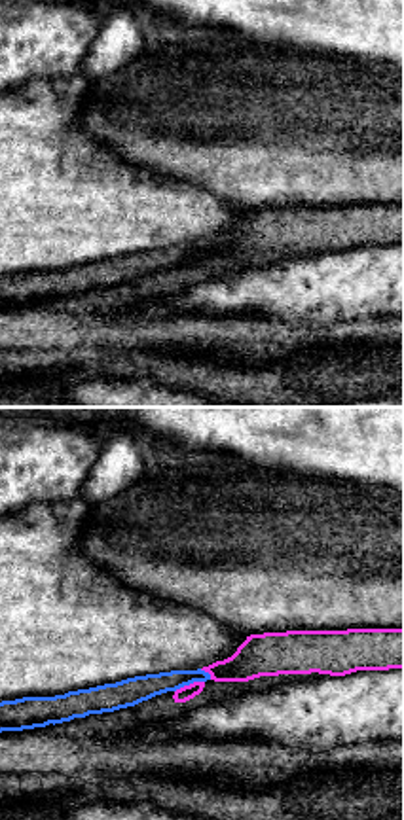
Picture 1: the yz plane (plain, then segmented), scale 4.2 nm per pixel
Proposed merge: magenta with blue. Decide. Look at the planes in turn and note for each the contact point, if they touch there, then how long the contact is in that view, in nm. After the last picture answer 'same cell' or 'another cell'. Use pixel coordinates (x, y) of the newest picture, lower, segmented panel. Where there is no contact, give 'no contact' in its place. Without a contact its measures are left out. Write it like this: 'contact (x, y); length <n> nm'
contact (190, 684); length 140 nm

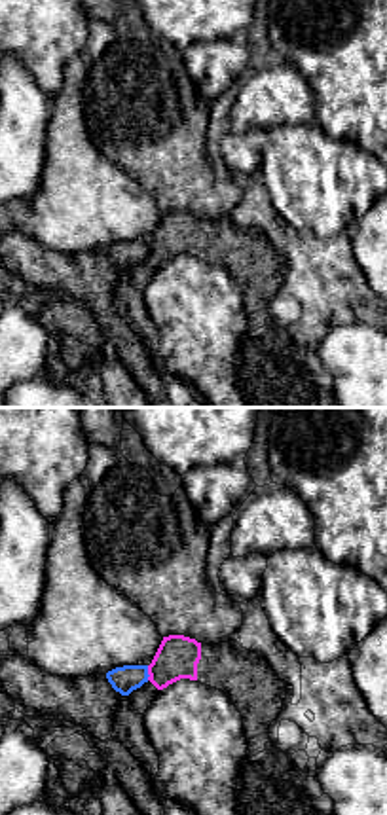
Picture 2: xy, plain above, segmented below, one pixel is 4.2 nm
contact (148, 673); length 60 nm

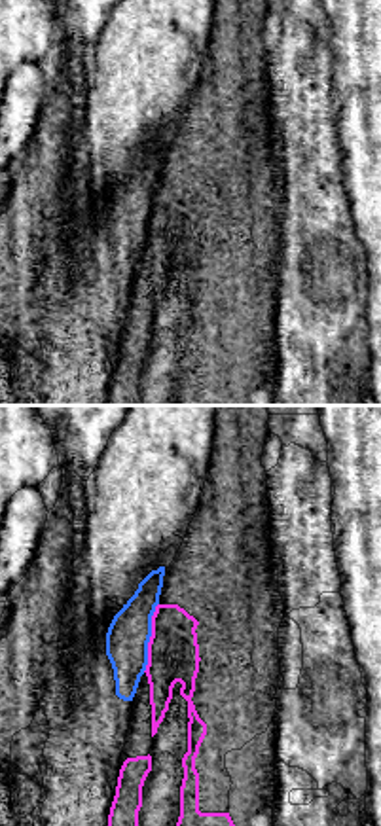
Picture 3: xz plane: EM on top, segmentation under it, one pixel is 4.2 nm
contact (150, 637); length 300 nm

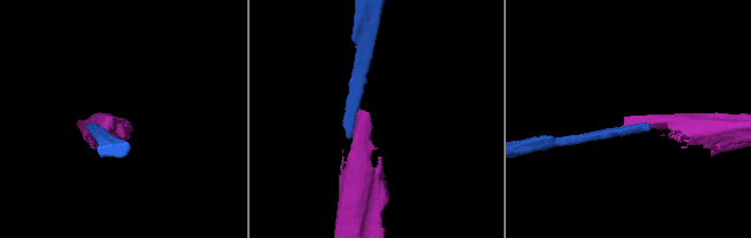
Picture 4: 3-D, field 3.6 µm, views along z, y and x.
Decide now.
another cell

